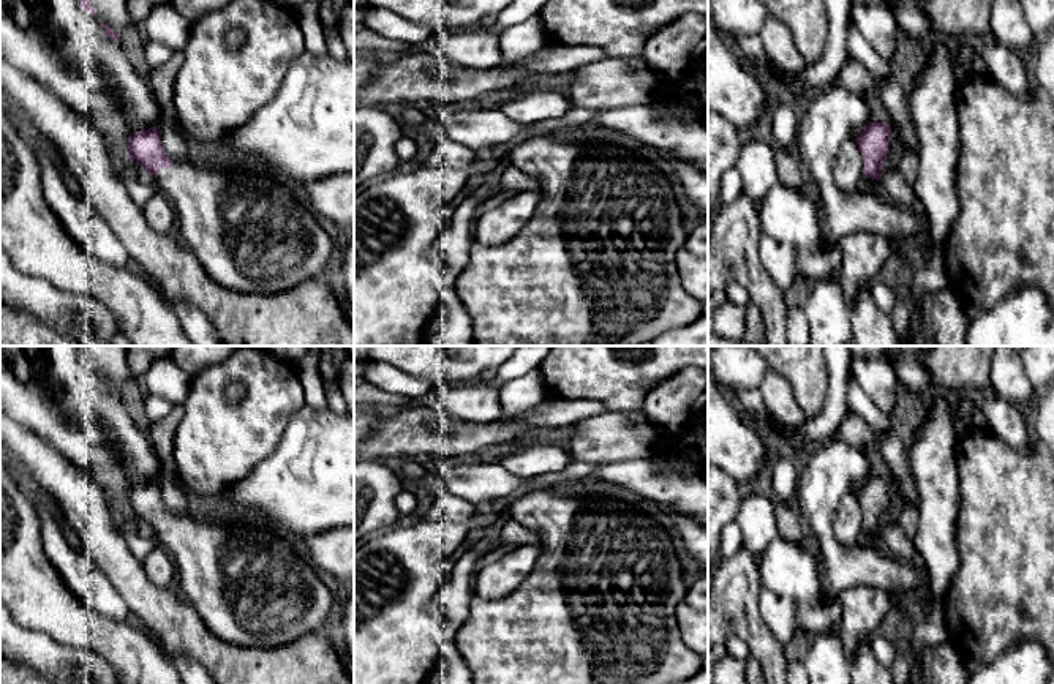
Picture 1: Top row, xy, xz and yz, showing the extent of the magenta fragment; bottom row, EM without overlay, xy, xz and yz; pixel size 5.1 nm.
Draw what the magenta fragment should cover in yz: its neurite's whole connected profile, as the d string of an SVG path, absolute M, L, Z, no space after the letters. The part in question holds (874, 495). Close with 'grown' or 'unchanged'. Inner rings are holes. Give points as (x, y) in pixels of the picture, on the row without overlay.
M869 475L855 493L863 509L863 532L871 542L880 542L882 523L890 505L891 490L888 475Z; grown

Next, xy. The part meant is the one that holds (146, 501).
M158 480L131 488L126 510L156 536L175 567L182 596L194 607L205 627L234 646L286 646L324 629L338 597L319 580L314 566L267 524L250 524L212 517L172 515Z; grown

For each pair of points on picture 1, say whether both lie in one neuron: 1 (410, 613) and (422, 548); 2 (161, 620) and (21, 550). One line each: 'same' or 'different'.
1: same
2: different

